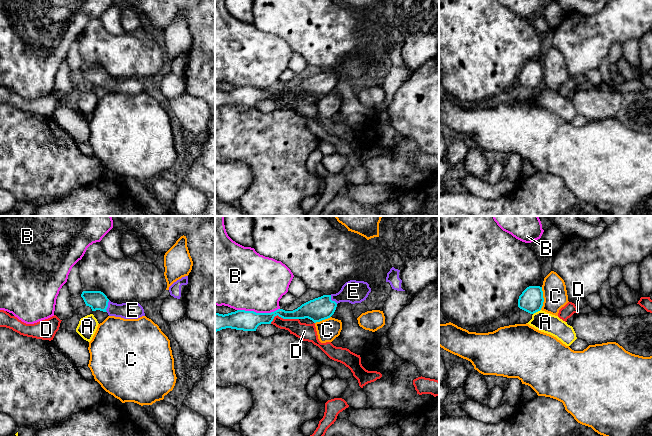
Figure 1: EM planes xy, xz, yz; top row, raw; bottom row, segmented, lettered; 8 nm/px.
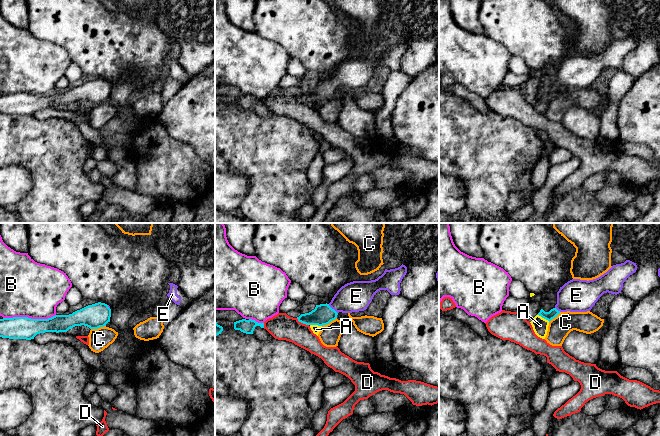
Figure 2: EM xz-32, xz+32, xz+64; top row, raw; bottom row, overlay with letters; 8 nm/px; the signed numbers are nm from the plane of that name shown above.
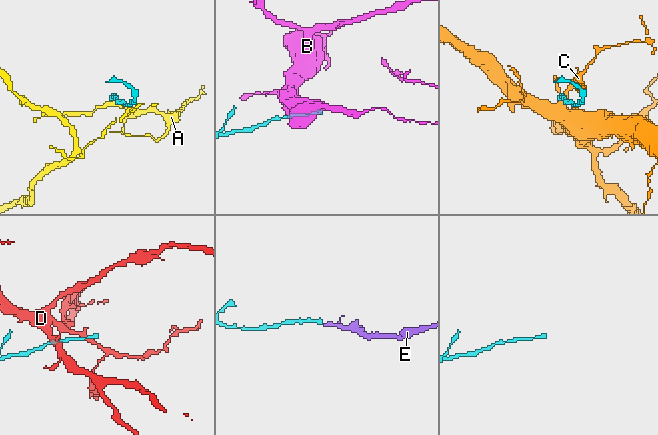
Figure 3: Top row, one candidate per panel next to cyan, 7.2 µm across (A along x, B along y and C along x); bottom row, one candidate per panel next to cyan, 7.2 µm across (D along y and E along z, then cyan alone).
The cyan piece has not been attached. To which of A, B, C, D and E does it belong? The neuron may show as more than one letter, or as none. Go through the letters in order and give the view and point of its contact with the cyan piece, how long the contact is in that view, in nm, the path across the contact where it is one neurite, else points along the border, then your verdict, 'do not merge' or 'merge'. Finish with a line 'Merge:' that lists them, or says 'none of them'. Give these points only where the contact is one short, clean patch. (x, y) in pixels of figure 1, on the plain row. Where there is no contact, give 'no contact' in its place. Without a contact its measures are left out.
A: meets cyan in yz at (536, 87); contact 80 nm long; do not merge
B: meets cyan in xz at (258, 89); contact 340 nm long; border along xz (279, 84), (270, 88), (237, 86); do not merge
C: meets cyan in yz at (543, 74); contact 180 nm long; do not merge
D: meets cyan in xz at (283, 94); contact 240 nm long; border along xz (298, 95), (283, 95), (276, 91), (270, 99); do not merge
E: meets cyan in xy at (107, 82); contact 100 nm long; runs through xy (97, 76), (107, 82), (116, 86), (132, 86); merge
Merge: E

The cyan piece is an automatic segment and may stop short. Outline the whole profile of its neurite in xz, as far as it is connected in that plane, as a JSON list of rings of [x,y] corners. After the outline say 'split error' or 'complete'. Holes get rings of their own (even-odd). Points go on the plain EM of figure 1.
[[[350,56],[336,70],[323,71],[310,76],[293,87],[278,85],[271,89],[256,89],[254,87],[237,86],[228,90],[215,88],[215,108],[231,104],[243,107],[256,107],[261,100],[271,100],[275,92],[283,95],[305,95],[314,99],[330,94],[340,78],[351,80],[366,76],[371,64],[364,57]]]; split error

